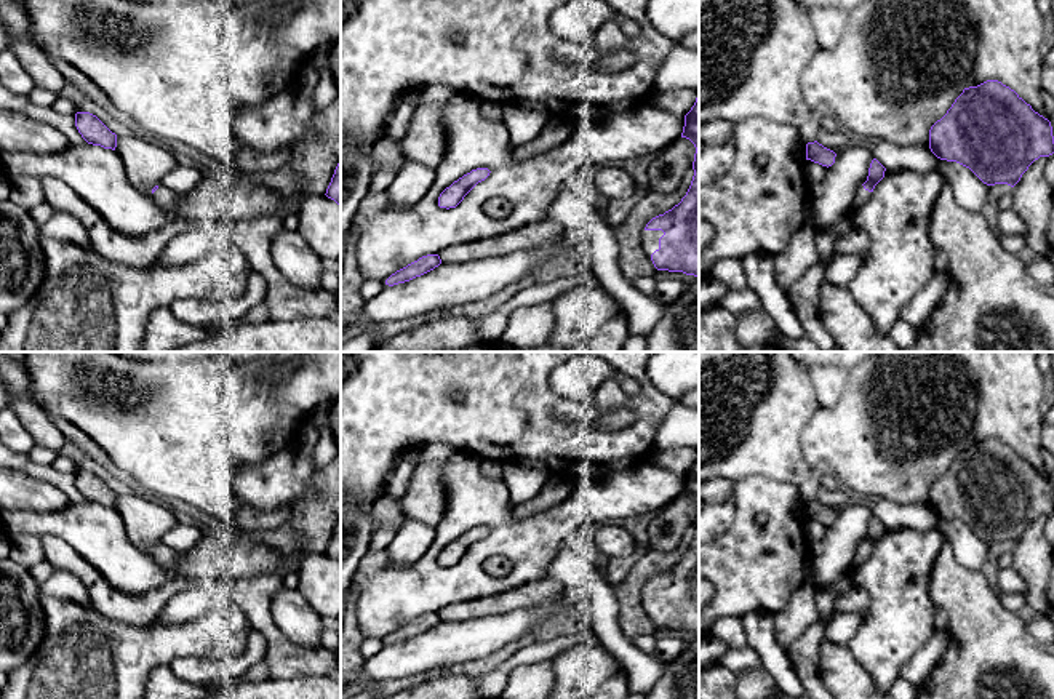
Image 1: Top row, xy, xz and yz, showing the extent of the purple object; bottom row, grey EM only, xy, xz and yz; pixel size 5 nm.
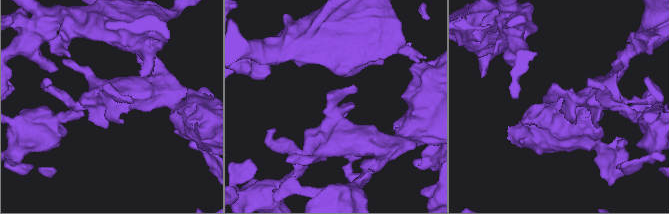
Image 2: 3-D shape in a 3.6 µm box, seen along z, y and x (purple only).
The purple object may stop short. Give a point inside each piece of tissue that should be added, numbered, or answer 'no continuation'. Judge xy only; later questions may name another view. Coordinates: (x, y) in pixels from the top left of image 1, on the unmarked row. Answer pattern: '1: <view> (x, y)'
1: xy (163, 555)

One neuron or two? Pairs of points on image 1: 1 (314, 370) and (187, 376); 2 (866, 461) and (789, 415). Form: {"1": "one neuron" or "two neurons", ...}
{"1": "one neuron", "2": "two neurons"}

